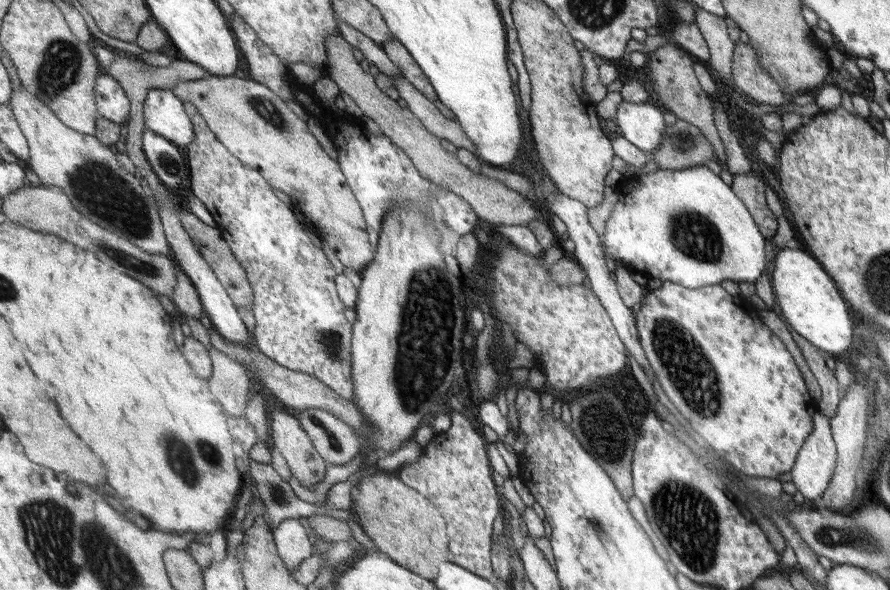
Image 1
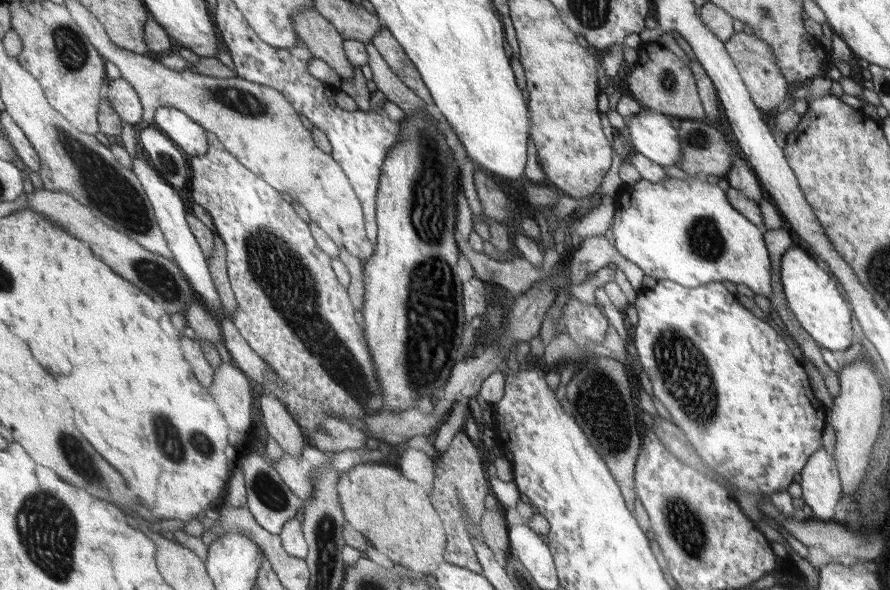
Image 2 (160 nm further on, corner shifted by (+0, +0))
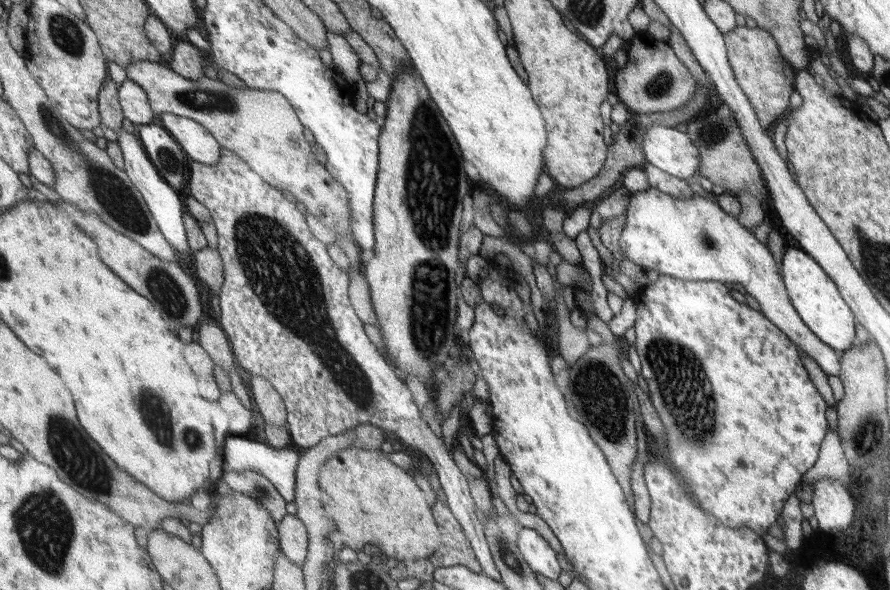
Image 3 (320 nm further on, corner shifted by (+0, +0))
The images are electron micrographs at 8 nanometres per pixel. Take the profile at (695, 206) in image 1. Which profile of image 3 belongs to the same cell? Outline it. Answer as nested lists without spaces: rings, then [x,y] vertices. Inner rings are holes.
[[[648,187],[629,196],[620,241],[626,259],[645,271],[656,270],[659,275],[688,281],[740,284],[757,301],[761,315],[787,335],[826,375],[838,377],[841,359],[799,318],[782,281],[781,267],[751,230],[743,227],[734,216],[727,215],[717,201],[713,203],[695,192],[689,198],[675,198]]]

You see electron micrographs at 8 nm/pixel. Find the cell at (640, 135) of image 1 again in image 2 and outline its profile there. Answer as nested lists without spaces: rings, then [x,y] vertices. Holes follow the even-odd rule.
[[[643,108],[642,112],[628,118],[625,128],[627,128],[627,138],[630,140],[631,149],[642,154],[647,160],[659,166],[673,166],[680,162],[682,152],[677,131],[671,127],[668,116]]]

